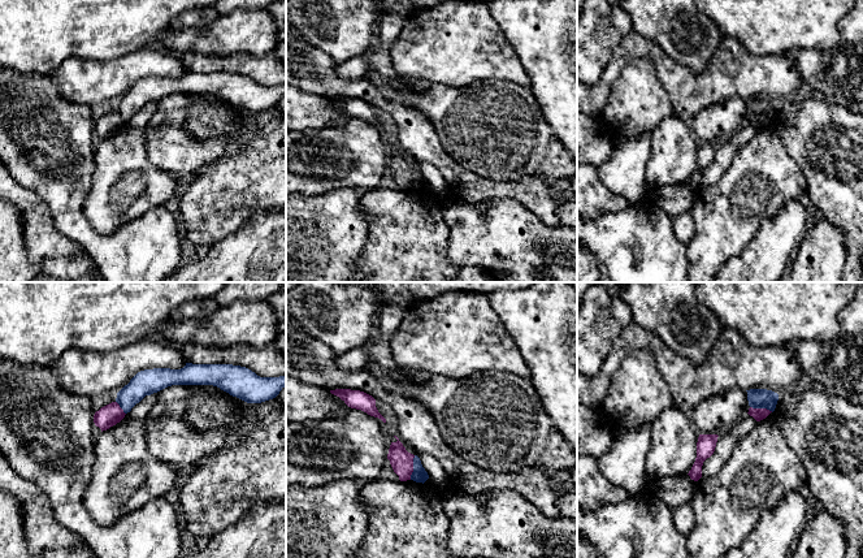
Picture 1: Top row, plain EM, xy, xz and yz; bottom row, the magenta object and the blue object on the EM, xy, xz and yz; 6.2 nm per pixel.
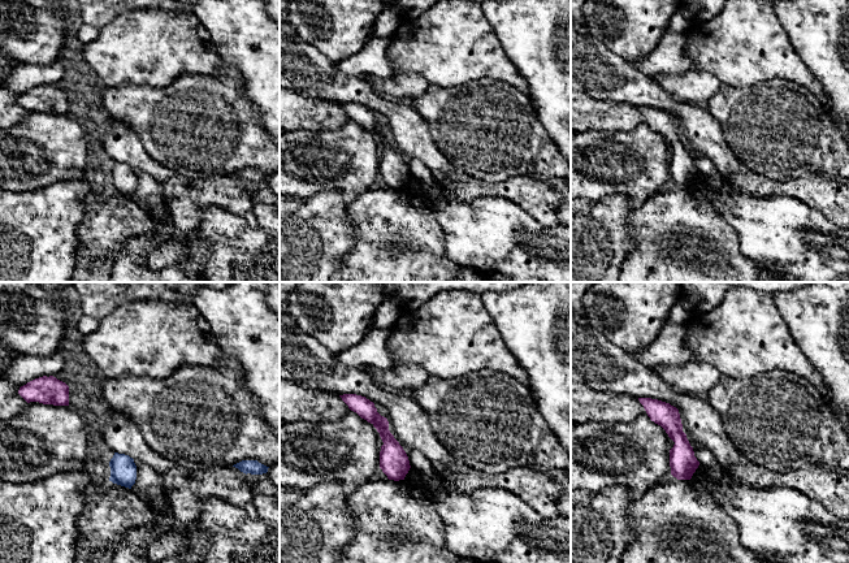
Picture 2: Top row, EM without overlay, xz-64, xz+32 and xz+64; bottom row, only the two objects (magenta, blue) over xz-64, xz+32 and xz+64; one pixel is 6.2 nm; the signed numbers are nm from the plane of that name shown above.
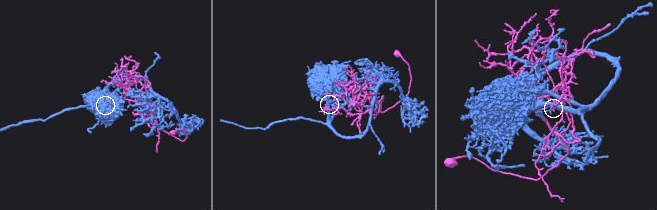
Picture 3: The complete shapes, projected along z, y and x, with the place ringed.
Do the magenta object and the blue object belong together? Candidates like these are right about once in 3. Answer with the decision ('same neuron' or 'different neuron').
different neuron

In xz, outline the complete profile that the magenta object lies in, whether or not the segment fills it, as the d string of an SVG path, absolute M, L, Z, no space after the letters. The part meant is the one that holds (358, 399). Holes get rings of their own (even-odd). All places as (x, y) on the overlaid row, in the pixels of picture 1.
M335 389L330 390L330 393L339 397L348 407L361 410L368 415L378 418L386 423L386 419L378 412L376 399L372 395L351 389Z

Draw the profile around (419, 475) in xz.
M415 455L413 472L411 475L411 480L424 484L428 479L429 479L429 475L425 471L425 468L422 467L420 458L417 455Z

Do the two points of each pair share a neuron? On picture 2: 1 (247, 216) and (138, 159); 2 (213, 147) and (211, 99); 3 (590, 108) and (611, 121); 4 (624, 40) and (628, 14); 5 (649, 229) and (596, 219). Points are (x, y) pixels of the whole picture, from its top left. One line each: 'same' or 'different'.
1: same
2: same
3: same
4: same
5: different

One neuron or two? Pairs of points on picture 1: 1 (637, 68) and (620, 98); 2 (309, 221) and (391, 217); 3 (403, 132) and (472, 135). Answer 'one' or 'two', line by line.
1: one
2: two
3: two

